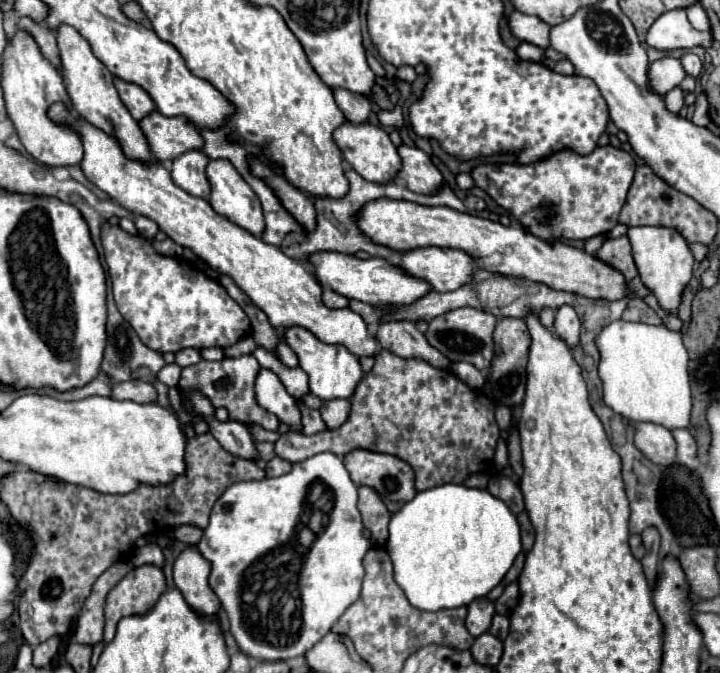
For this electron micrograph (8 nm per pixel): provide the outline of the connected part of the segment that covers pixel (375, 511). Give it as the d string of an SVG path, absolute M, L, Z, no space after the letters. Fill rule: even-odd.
M368 486L358 488L358 510L362 514L362 524L372 534L372 542L382 546L388 540L390 512L386 510L384 502L372 488L368 488Z

